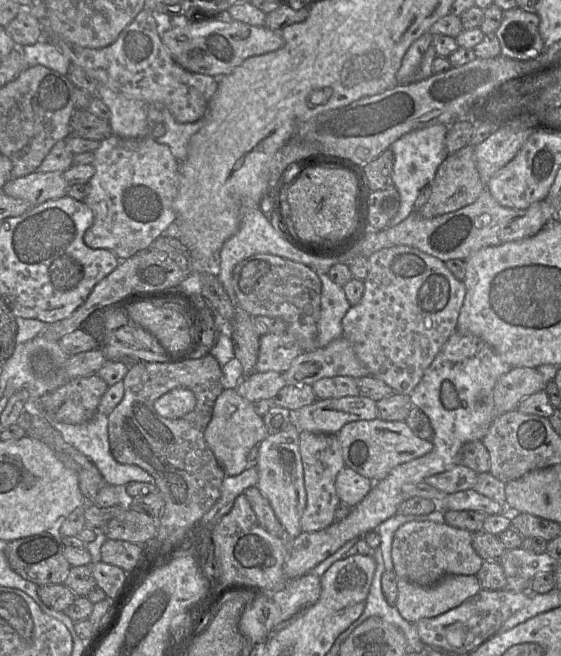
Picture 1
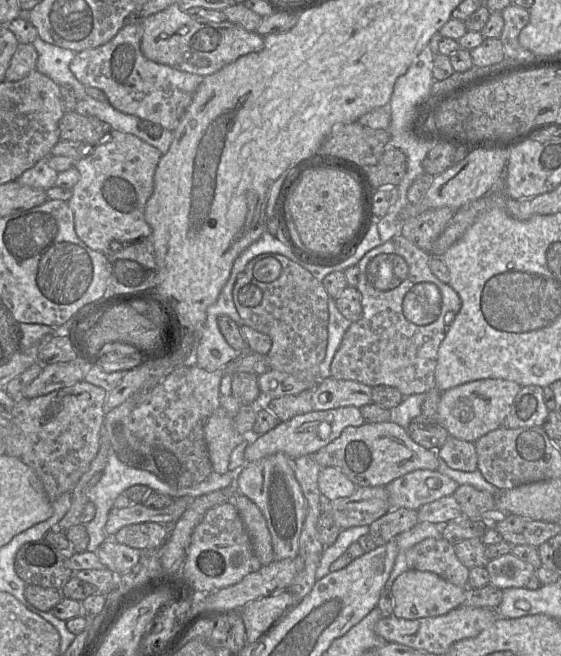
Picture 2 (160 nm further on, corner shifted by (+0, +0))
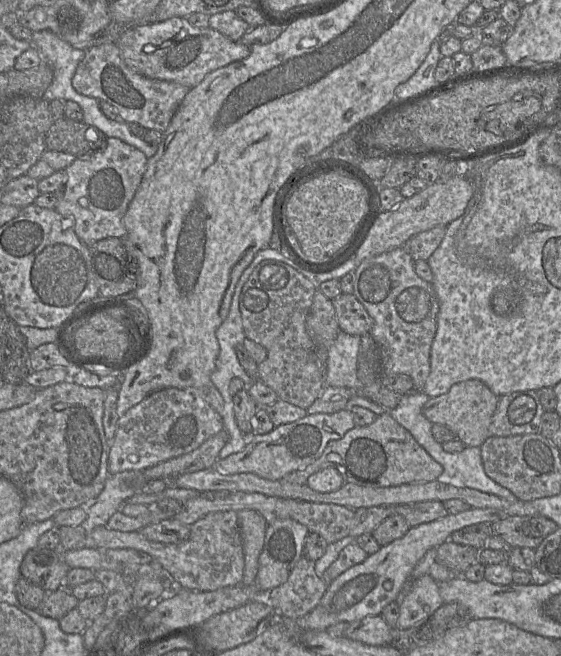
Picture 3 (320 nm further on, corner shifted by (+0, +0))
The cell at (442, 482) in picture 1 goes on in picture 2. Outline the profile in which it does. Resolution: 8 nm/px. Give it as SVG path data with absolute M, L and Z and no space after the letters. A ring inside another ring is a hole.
M416 470L386 487L390 510L407 508L418 510L421 506L445 496L451 496L459 484L438 470Z

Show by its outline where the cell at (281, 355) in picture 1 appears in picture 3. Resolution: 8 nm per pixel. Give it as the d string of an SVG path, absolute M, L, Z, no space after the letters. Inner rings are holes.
M165 388L155 391L119 418L109 448L108 473L143 471L195 450L222 429L221 415L206 402L199 389Z

